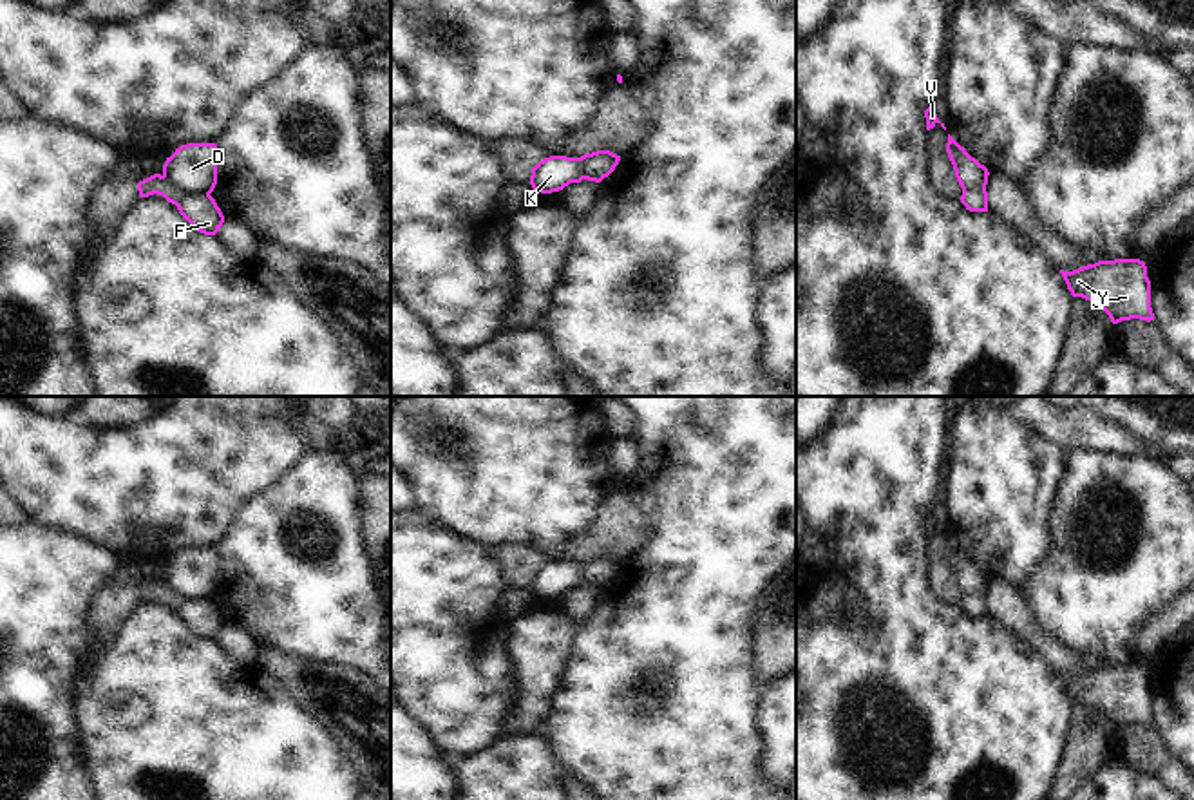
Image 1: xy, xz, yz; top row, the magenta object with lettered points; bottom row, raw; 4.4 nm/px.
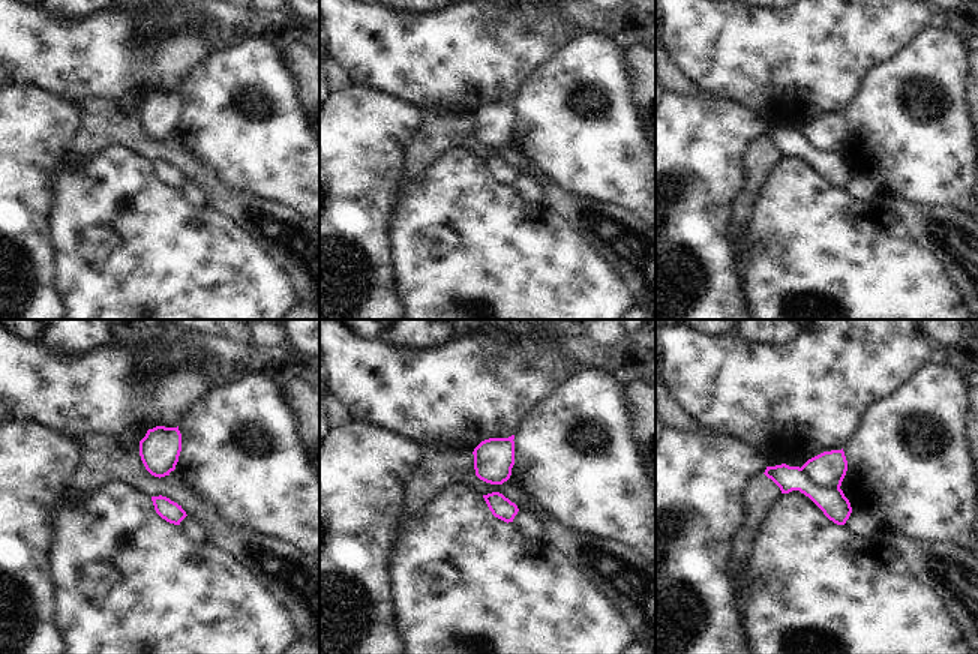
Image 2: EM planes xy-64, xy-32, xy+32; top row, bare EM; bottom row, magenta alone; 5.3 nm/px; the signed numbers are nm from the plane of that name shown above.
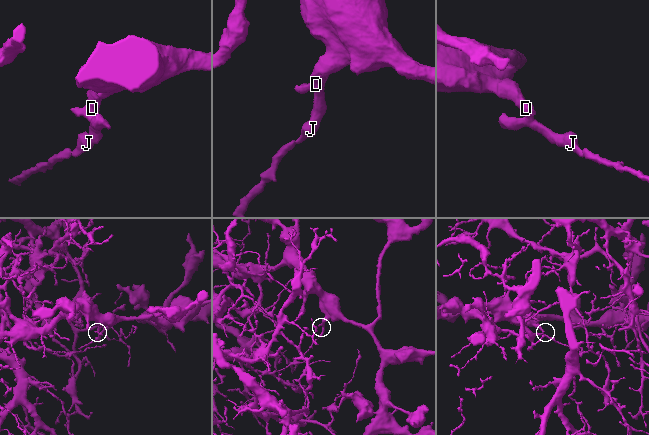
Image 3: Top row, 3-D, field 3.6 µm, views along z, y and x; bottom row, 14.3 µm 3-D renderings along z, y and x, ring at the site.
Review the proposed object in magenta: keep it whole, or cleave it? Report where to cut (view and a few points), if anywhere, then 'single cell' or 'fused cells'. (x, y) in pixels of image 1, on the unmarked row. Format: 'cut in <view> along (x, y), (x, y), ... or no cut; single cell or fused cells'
cut in xy along (163, 580), (183, 598), (208, 600); fused cells

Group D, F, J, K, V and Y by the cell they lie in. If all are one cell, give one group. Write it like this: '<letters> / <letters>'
D V / F J K Y

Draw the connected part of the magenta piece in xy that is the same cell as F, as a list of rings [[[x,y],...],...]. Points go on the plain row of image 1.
[[[161,579],[139,586],[137,595],[139,603],[163,601],[204,641],[215,641],[224,628],[224,621],[210,599],[183,599]]]

